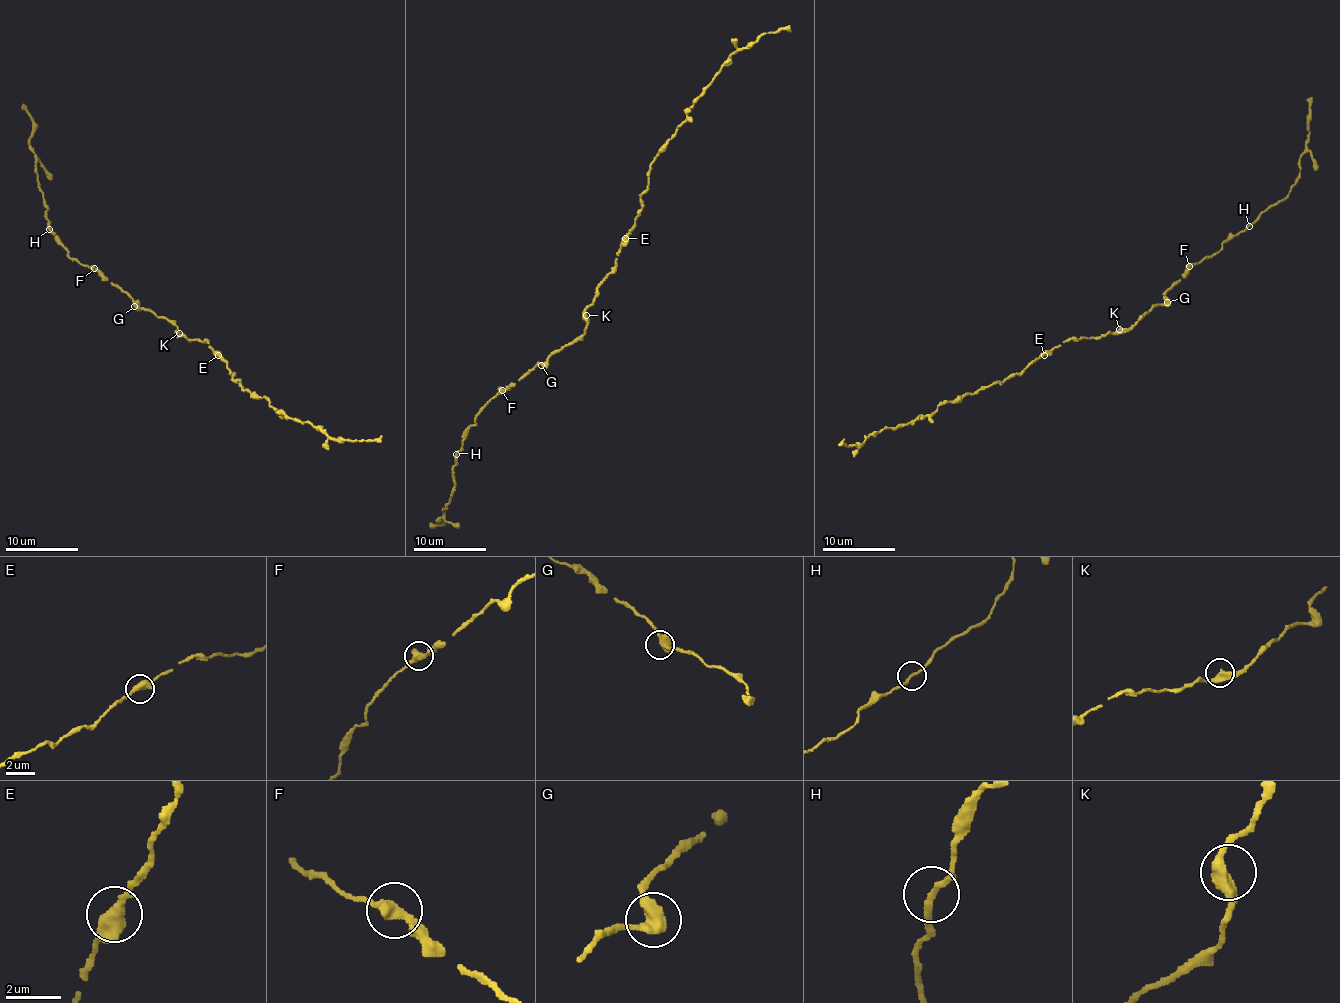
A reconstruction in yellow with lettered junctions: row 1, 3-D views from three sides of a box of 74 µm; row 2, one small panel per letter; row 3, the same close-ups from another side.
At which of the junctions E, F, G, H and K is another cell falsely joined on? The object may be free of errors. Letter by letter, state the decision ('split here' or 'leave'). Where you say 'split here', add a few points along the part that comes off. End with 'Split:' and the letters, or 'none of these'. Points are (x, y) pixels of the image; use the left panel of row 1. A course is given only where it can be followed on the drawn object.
E: leave
F: leave
G: leave
H: leave
K: leave
Split: none of these

